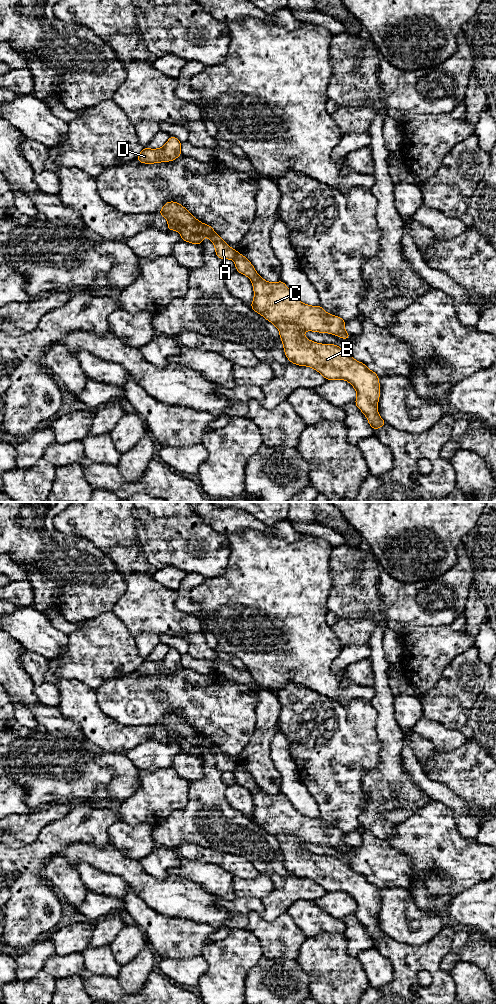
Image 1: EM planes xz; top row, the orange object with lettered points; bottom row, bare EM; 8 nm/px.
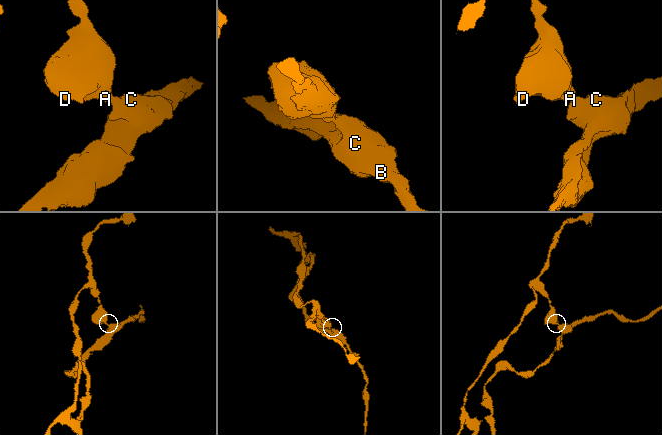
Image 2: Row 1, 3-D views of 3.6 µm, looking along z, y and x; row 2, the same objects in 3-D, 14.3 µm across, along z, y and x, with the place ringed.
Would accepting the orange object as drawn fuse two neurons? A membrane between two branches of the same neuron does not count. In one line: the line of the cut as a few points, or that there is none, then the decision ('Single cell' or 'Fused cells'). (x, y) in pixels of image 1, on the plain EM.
Split along xz (237, 764), (233, 771). Fused cells

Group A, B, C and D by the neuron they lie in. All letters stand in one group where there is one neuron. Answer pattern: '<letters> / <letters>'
A D / B C

